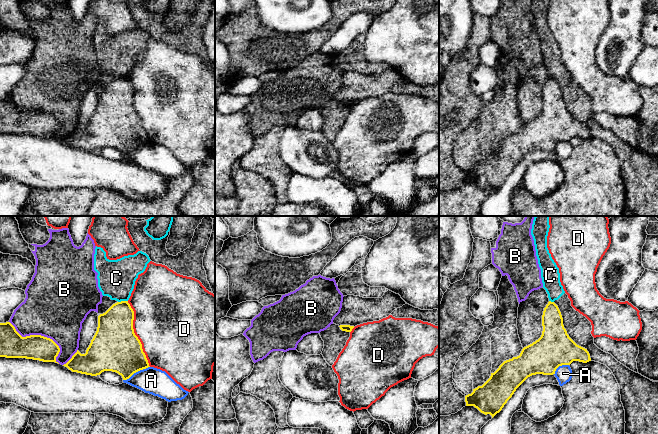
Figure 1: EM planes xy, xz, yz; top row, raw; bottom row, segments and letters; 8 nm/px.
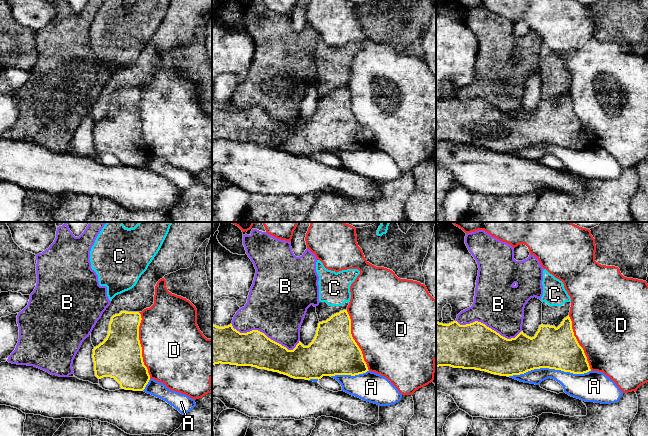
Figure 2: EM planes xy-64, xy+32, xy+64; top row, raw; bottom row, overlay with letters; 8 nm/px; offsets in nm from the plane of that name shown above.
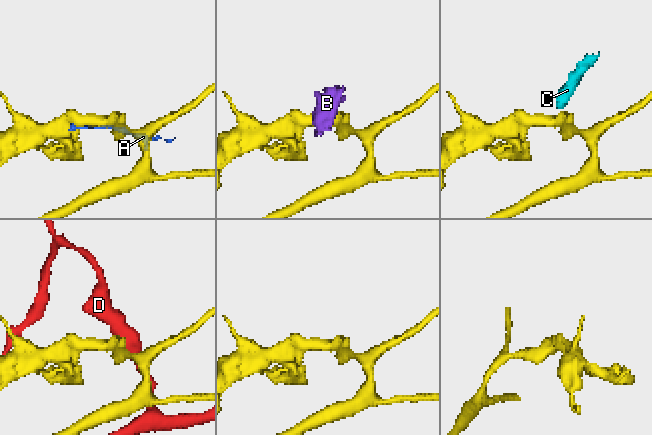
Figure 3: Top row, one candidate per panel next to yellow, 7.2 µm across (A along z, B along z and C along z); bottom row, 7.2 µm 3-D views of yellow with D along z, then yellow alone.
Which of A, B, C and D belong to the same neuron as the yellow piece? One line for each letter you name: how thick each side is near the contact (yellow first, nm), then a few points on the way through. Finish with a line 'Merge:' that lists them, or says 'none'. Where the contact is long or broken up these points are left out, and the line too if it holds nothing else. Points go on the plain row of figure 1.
Merge: none

